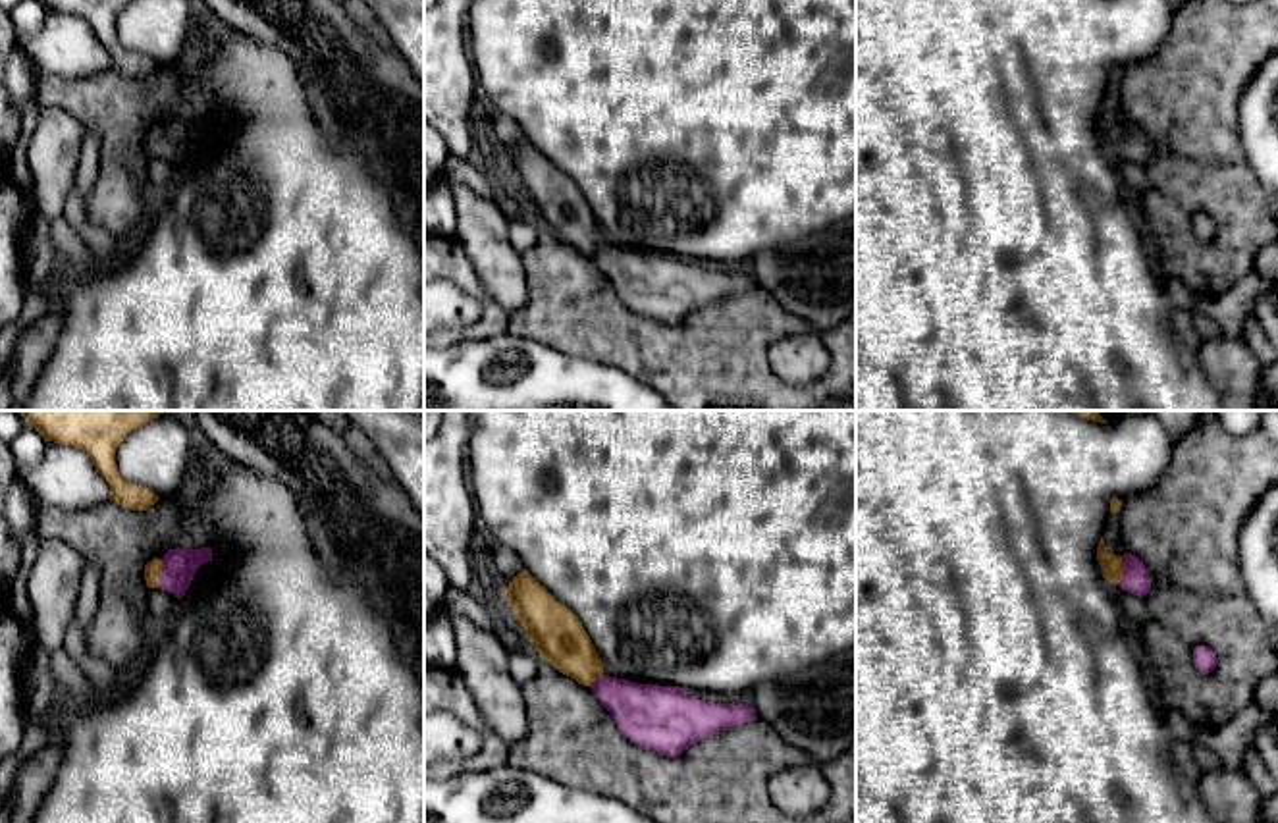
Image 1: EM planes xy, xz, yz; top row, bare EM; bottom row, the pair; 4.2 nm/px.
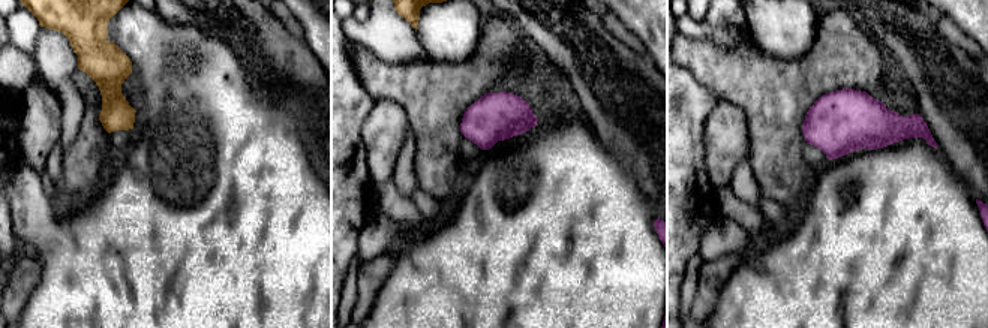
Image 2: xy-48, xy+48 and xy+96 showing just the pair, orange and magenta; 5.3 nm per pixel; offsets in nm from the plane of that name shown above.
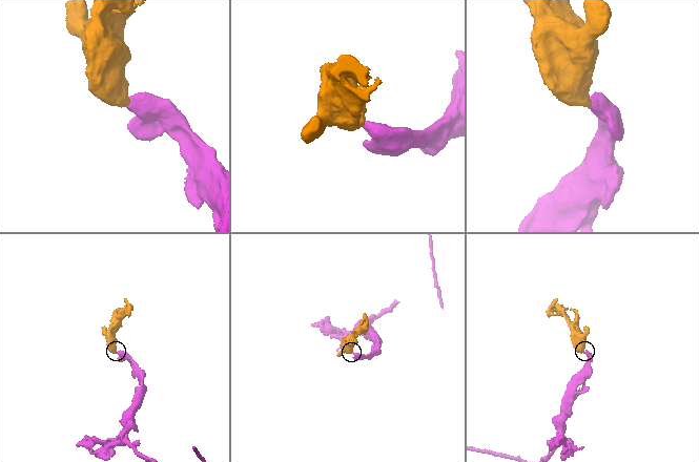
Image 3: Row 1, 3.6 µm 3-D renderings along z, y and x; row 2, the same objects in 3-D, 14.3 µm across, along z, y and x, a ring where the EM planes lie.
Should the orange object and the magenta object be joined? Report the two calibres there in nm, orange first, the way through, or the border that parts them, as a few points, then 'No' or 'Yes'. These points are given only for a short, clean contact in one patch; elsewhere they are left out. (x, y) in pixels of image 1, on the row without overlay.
Thickness 80 nm (orange) against 140 nm. Path across: xy (153, 137), (160, 141), (172, 141), (180, 133). Yes

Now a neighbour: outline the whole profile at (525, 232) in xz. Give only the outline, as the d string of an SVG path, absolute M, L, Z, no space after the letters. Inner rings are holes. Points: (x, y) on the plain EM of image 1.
M534 216L511 224L511 245L522 254L540 239L542 226Z

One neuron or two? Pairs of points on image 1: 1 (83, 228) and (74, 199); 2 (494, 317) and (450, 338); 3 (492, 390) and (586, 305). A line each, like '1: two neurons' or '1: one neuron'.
1: one neuron
2: one neuron
3: two neurons

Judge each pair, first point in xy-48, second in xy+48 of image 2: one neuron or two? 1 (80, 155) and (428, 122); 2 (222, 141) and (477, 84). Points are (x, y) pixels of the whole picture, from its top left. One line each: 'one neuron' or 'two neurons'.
1: one neuron
2: two neurons

